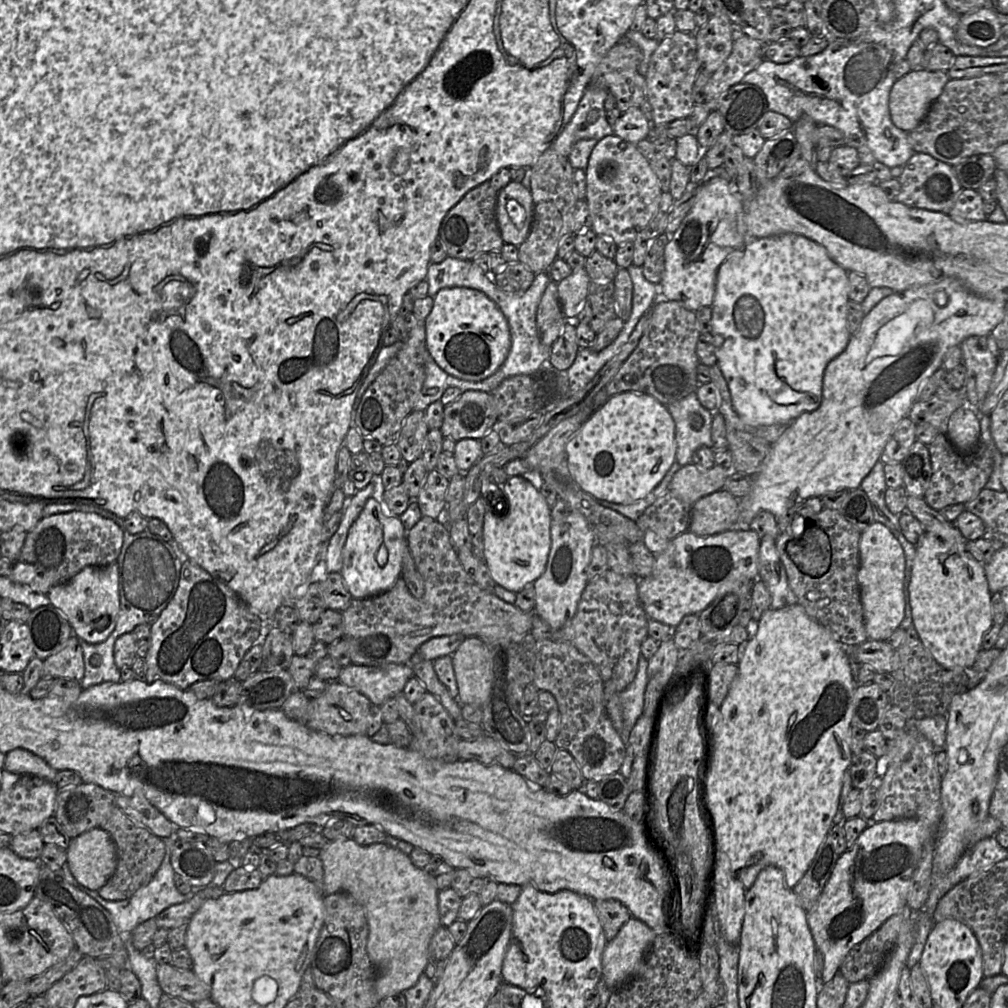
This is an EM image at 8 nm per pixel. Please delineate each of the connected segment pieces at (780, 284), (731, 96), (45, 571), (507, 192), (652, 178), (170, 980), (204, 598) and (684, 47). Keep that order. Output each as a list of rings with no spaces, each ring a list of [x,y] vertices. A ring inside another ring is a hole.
[[[782,234],[754,239],[746,244],[743,250],[734,251],[720,265],[712,305],[712,335],[717,339],[717,363],[727,381],[733,405],[747,424],[761,426],[776,422],[793,422],[802,414],[819,408],[823,399],[823,378],[826,367],[831,360],[845,350],[851,338],[847,325],[849,300],[847,271],[835,263],[822,246],[801,235]]]
[[[748,83],[732,86],[718,109],[723,118],[724,131],[733,136],[758,130],[768,111],[770,110],[764,92],[758,86]]]
[[[70,511],[42,518],[27,532],[19,558],[13,563],[12,581],[27,584],[47,595],[55,585],[65,583],[86,566],[107,566],[117,560],[123,543],[121,528],[98,513]]]
[[[510,181],[498,192],[496,217],[504,243],[519,247],[526,240],[533,212],[531,193],[520,182]]]
[[[614,134],[599,140],[591,152],[586,175],[586,202],[592,217],[592,230],[600,236],[612,239],[617,246],[633,242],[655,215],[662,190],[655,173],[637,146]]]
[[[170,963],[157,965],[157,980],[165,994],[190,1003],[210,999],[211,991],[192,969],[178,969]]]
[[[187,559],[180,571],[176,592],[150,627],[150,645],[145,656],[147,683],[163,681],[181,690],[203,680],[218,682],[234,677],[244,654],[260,635],[262,618],[249,608],[240,597],[223,581],[214,578],[207,571]]]
[[[676,30],[659,41],[645,76],[646,99],[653,109],[652,126],[668,124],[678,119],[689,119],[695,105],[693,86],[701,70],[695,33]]]

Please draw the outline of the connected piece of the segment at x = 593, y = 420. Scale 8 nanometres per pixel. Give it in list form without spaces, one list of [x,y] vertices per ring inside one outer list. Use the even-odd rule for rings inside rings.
[[[627,391],[616,394],[595,410],[566,444],[566,464],[574,480],[596,500],[631,504],[645,498],[676,461],[675,422],[668,407],[654,397]]]

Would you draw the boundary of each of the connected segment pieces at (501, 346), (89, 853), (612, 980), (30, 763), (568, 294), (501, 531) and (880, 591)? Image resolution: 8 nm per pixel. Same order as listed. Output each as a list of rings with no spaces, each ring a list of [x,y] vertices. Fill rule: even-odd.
[[[443,288],[433,297],[433,308],[424,321],[426,348],[446,373],[467,381],[493,375],[505,362],[511,348],[508,321],[497,304],[482,291]]]
[[[93,828],[71,839],[66,863],[82,886],[97,891],[113,876],[117,866],[116,846],[110,834]]]
[[[630,917],[602,952],[602,978],[612,991],[639,971],[656,933],[644,922]]]
[[[13,749],[5,754],[4,769],[20,775],[32,775],[54,782],[57,770],[45,760],[25,749]]]
[[[585,268],[573,269],[571,275],[557,283],[561,309],[568,321],[575,321],[581,304],[586,300],[590,278]]]
[[[513,476],[508,478],[504,483],[503,489],[505,494],[506,509],[503,511],[502,505],[501,508],[499,508],[499,511],[492,510],[488,507],[484,514],[483,544],[486,557],[485,563],[489,568],[491,576],[497,585],[502,586],[503,588],[509,591],[518,593],[521,590],[523,590],[526,585],[534,583],[545,571],[551,548],[551,508],[548,506],[547,502],[545,501],[541,493],[533,486],[533,484],[522,476]]]
[[[874,521],[861,532],[857,579],[868,639],[885,641],[901,624],[905,614],[905,553],[884,524]]]

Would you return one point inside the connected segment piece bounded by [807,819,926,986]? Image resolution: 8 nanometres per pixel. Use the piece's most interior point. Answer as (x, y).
(870, 881)

